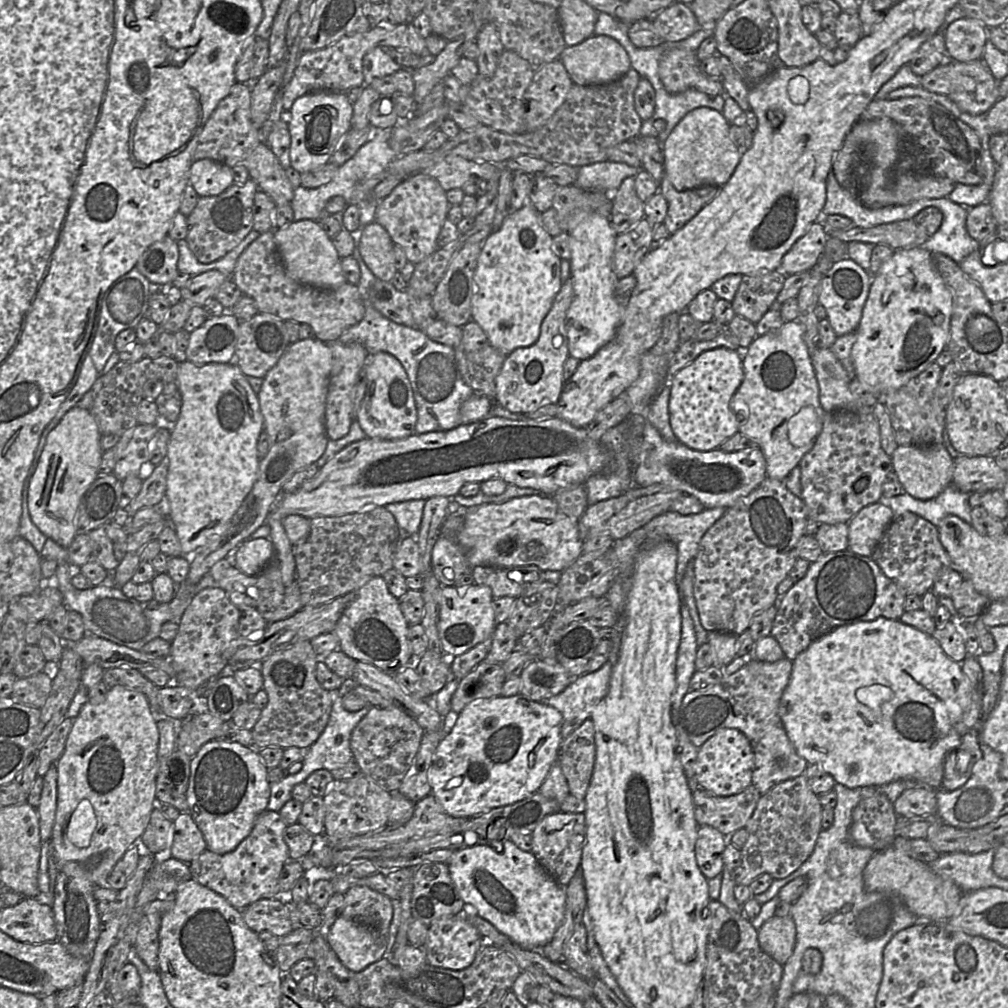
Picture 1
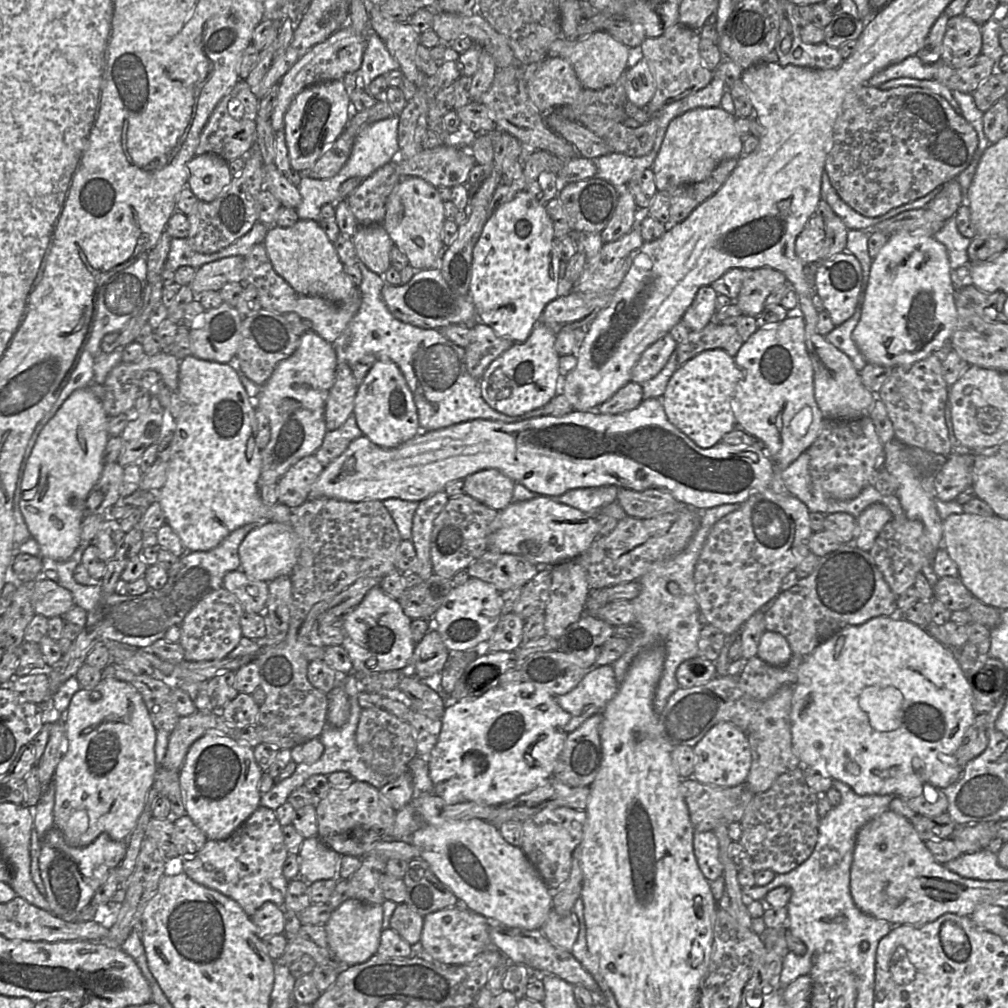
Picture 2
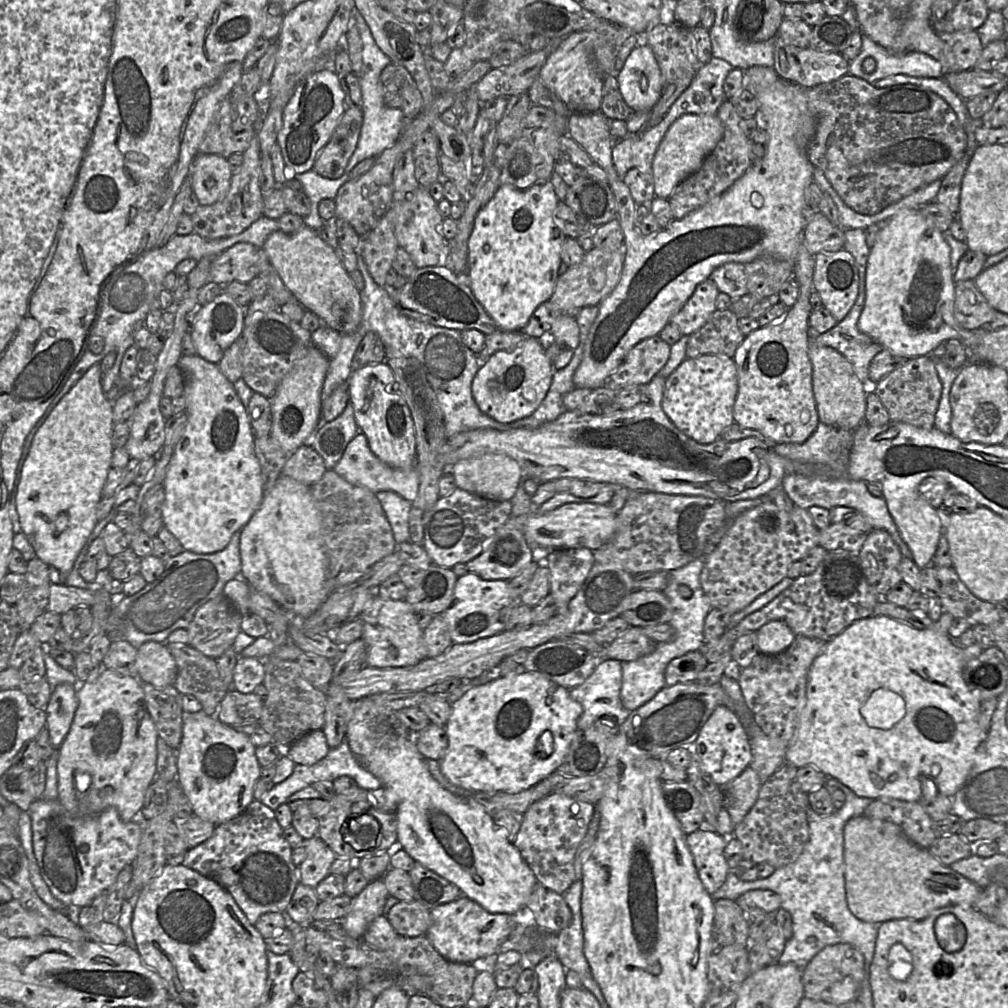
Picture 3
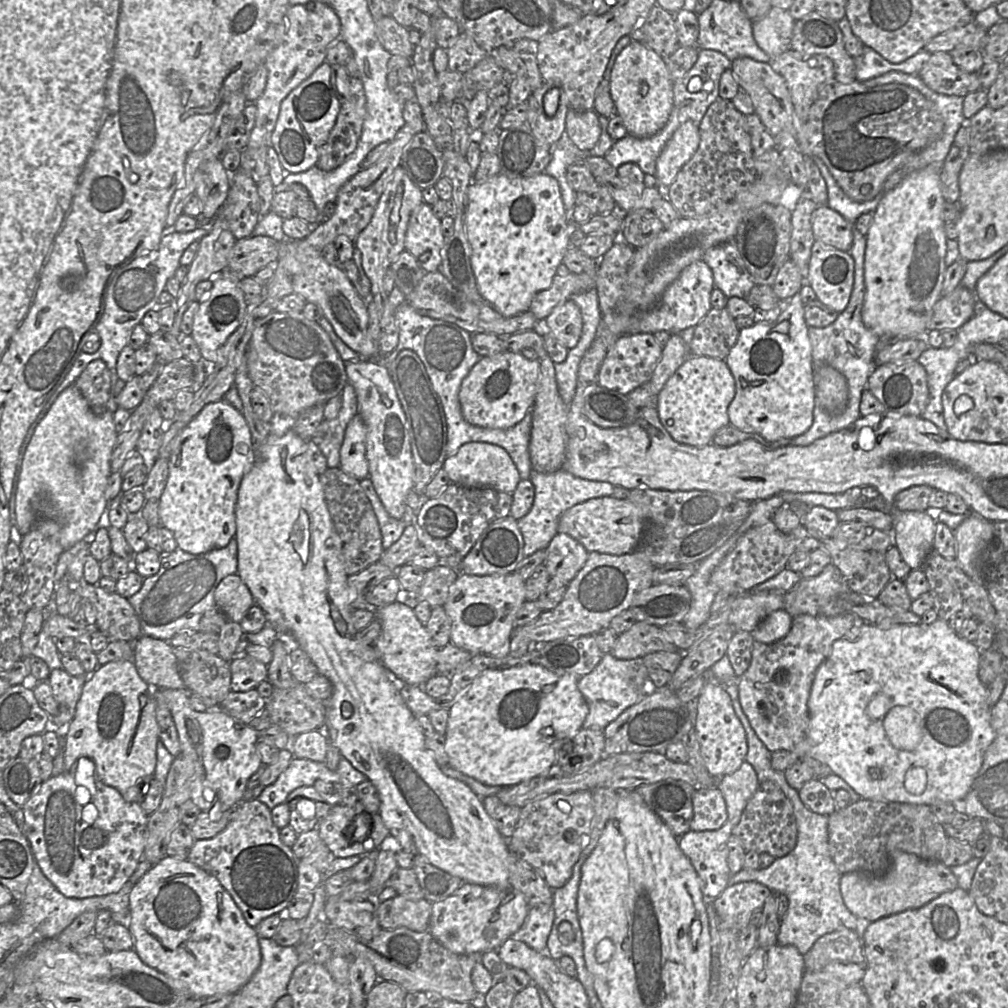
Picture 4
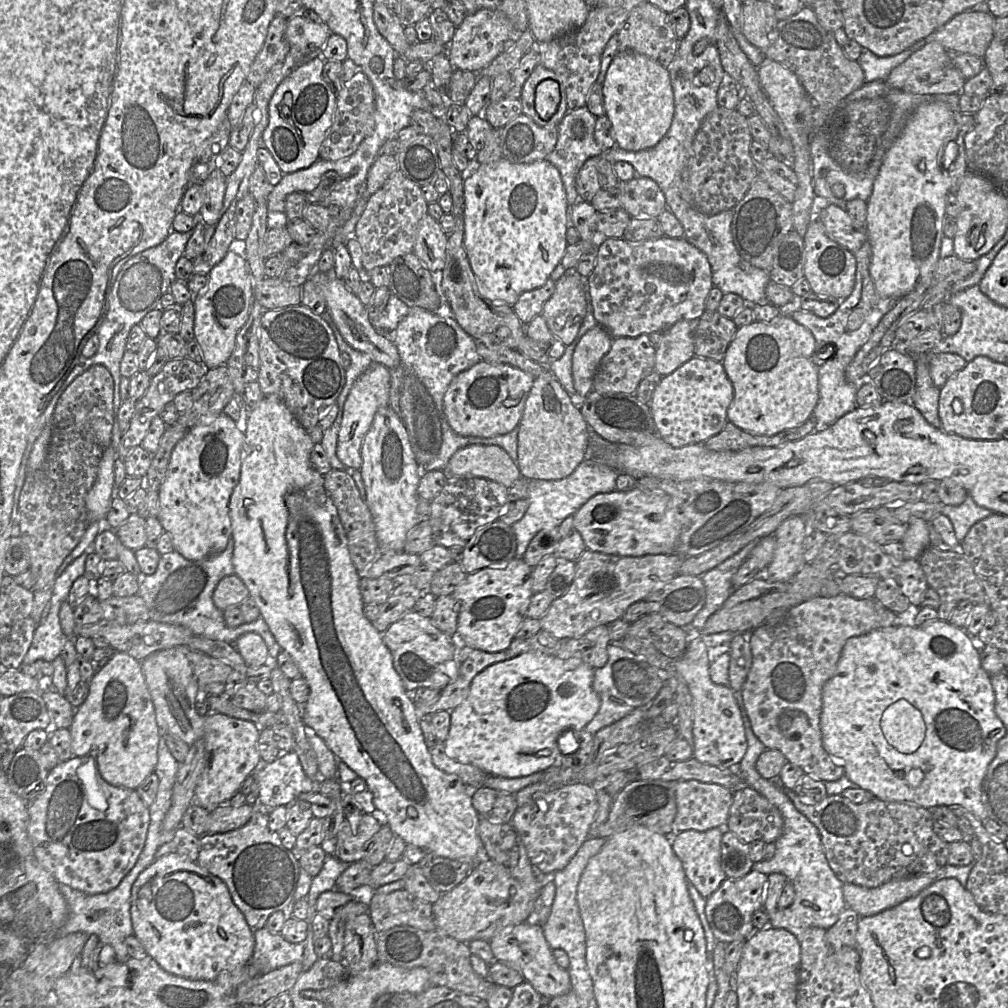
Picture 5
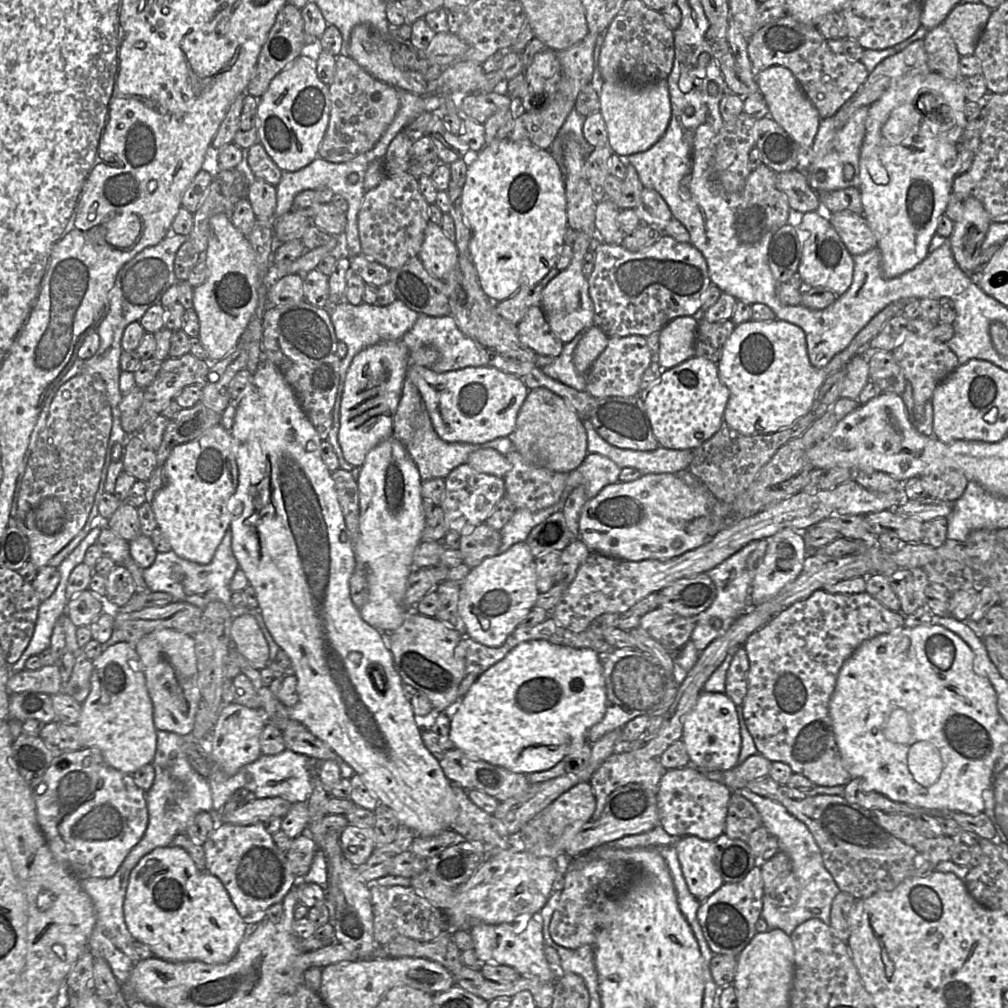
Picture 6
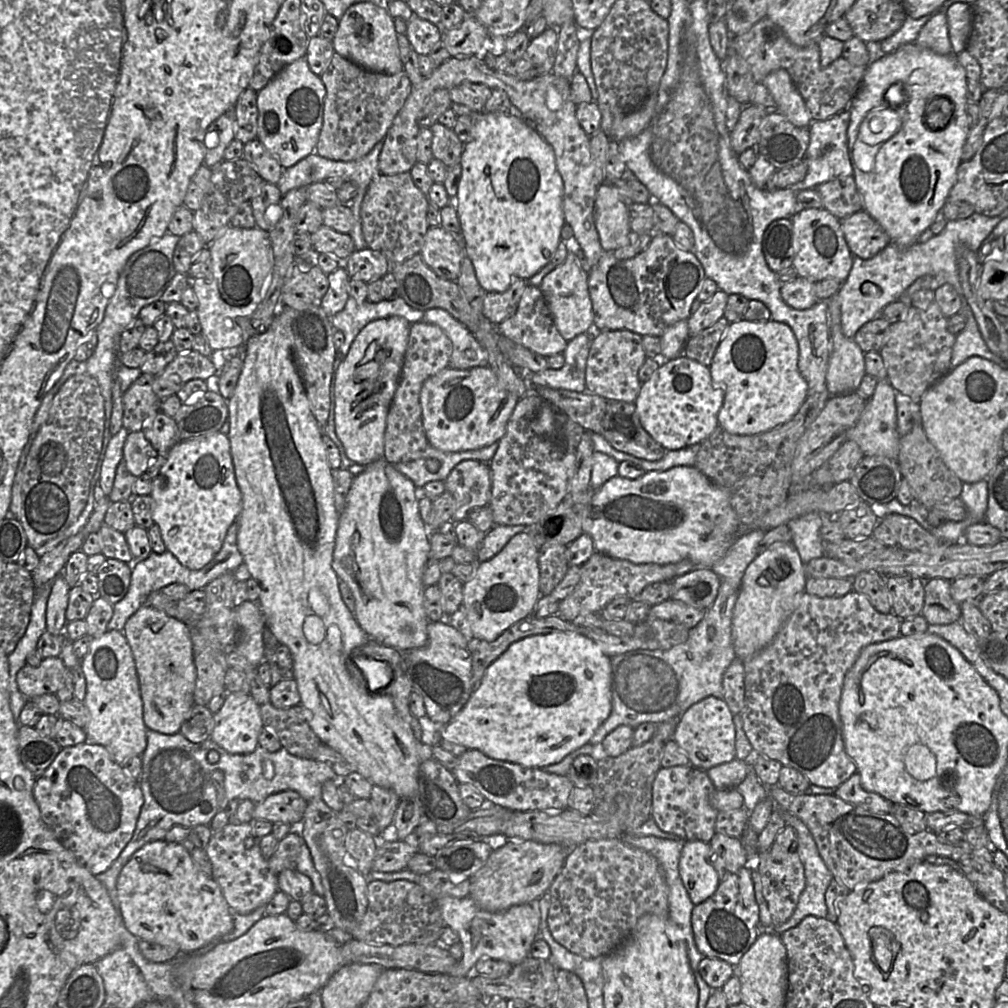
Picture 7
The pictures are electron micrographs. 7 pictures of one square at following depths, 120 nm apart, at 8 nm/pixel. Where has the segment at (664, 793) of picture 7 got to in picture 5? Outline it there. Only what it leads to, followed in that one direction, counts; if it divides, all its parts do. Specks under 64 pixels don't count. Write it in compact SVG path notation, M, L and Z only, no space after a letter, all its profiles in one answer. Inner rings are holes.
M696 780L675 783L677 812L673 834L724 828L733 801L733 791L714 783Z

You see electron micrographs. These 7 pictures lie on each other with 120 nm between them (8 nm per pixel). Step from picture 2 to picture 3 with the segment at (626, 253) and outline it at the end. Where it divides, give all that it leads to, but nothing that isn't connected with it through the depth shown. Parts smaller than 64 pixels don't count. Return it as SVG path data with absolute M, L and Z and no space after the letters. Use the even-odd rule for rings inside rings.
M625 244L618 249L593 248L585 253L583 260L569 267L557 279L553 294L548 302L553 304L553 309L566 313L575 313L586 306L599 305L619 282L625 256Z

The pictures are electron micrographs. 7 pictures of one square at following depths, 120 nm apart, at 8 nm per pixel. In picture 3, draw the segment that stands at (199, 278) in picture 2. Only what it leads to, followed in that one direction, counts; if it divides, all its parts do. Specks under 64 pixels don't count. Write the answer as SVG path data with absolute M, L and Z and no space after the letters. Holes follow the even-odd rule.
M242 242L215 256L211 267L209 282L221 287L232 281L248 283L270 266L263 248Z

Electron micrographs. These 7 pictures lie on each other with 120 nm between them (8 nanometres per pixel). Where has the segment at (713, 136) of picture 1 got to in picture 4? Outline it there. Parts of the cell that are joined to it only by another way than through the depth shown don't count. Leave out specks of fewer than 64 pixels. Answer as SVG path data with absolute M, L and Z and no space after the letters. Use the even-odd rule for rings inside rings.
M686 121L674 132L656 162L656 185L664 199L669 200L668 188L681 168L693 157L700 143L700 131L692 121Z

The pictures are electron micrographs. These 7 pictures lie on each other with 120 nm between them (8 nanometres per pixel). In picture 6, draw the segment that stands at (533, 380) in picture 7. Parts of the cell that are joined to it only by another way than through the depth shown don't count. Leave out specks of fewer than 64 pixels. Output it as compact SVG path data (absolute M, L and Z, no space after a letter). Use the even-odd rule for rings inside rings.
M580 331L570 342L563 346L561 354L550 365L541 368L542 372L577 391L586 391L586 375L580 374L573 362L574 350L585 331Z

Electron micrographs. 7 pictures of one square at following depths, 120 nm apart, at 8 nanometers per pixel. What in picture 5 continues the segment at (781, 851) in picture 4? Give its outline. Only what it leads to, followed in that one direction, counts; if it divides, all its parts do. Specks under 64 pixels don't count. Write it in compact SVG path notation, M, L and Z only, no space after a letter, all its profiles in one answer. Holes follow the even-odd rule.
M742 786L733 792L725 828L743 842L775 843L783 832L783 825L779 809L753 788Z

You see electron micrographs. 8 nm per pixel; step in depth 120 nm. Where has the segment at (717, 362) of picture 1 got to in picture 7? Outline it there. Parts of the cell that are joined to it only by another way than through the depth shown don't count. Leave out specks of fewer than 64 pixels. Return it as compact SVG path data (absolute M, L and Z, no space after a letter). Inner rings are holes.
M682 354L673 360L661 361L659 368L641 384L640 392L634 403L643 428L668 451L700 444L710 436L719 426L718 413L723 402L723 387L713 382L709 367Z

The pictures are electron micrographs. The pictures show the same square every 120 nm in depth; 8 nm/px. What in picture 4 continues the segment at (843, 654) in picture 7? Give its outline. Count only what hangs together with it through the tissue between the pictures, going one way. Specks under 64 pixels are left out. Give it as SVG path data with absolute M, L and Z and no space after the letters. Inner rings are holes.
M852 613L832 617L808 614L794 617L789 633L781 640L772 644L754 640L751 663L736 681L742 710L767 749L772 753L786 750L797 754L799 762L809 766L814 777L820 780L832 771L807 753L808 699L816 670L829 656L834 642L857 626L857 619Z

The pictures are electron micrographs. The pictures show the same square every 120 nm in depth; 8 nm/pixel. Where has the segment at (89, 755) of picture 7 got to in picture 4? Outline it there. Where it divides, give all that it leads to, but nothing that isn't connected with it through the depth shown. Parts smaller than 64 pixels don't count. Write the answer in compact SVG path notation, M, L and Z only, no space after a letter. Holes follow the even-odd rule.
M80 757L70 771L42 782L23 805L22 830L43 875L67 898L85 899L117 893L129 881L143 857L148 815L138 802L127 802L96 775L94 762Z

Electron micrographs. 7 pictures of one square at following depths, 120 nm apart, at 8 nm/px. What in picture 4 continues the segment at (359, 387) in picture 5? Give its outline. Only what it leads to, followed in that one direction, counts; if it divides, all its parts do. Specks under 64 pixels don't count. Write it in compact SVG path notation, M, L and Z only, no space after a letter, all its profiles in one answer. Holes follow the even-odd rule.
M359 414L348 423L340 449L340 466L346 474L357 480L369 477L366 457L366 426Z

